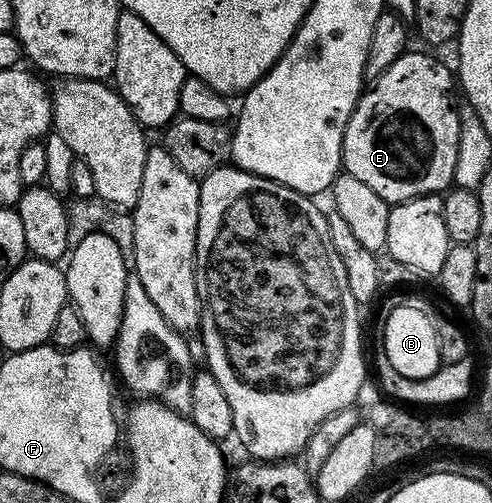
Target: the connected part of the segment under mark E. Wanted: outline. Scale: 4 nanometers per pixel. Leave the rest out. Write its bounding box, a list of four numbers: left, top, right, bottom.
[342,51,462,203]

